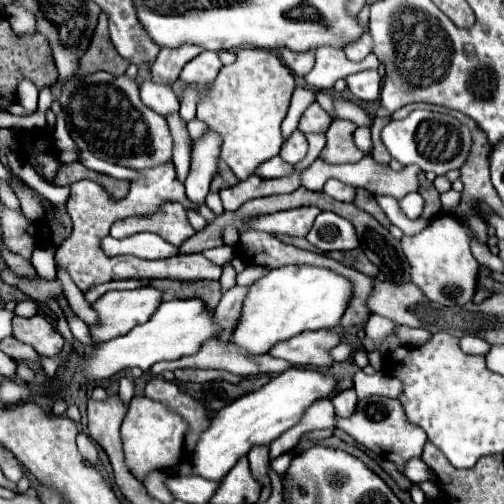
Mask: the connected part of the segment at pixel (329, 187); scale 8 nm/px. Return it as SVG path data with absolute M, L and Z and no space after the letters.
M329 179L325 183L323 191L329 197L333 197L337 201L343 201L343 203L353 203L355 201L355 189L349 187L349 185L345 185L345 183L341 183L341 181L337 181L337 179Z

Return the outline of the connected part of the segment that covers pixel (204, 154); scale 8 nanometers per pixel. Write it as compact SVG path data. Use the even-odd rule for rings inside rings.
M207 131L199 141L195 141L193 157L191 157L191 171L185 181L187 199L195 205L197 213L207 223L213 223L217 217L205 203L213 173L217 171L217 159L219 159L219 135L215 135L213 131Z

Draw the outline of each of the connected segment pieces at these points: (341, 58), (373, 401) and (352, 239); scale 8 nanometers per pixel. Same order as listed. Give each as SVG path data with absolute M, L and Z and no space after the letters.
M319 47L317 49L317 61L315 67L303 77L309 87L313 89L331 89L337 79L345 79L353 73L359 73L363 69L377 69L379 59L375 55L367 55L363 61L355 63L349 61L341 49L329 49L329 47Z
M373 395L373 397L367 397L367 399L359 399L355 413L351 417L337 417L333 429L345 431L359 445L363 445L363 447L367 447L371 451L375 449L377 455L381 455L387 461L393 461L401 473L405 471L405 463L409 459L421 457L423 447L427 443L425 431L421 427L411 427L411 423L405 421L401 403L397 399L379 397L379 395Z
M321 211L307 235L307 241L321 251L349 251L359 245L351 223L331 211Z

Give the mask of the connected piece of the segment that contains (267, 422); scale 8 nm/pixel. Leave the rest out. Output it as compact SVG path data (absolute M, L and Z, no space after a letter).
M293 367L291 371L285 371L281 375L275 375L267 385L263 385L257 391L251 391L247 395L241 395L231 405L223 407L215 415L211 415L209 427L201 433L193 453L191 453L191 469L193 475L199 475L203 479L219 483L227 471L237 463L239 457L247 455L247 451L253 445L269 445L271 439L275 439L279 433L287 431L295 421L299 421L299 415L321 397L327 397L331 389L335 387L335 377L323 375L317 369L309 367Z

